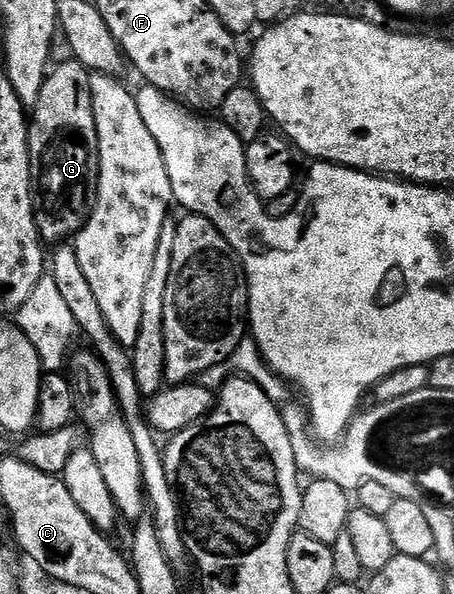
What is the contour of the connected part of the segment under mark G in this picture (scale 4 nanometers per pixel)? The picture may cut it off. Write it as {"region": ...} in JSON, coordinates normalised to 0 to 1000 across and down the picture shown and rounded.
{"region":[[[174,103],[137,104],[119,109],[104,121],[97,140],[88,146],[88,167],[70,178],[62,197],[62,222],[66,226],[66,320],[75,337],[75,367],[84,384],[84,397],[101,409],[145,409],[172,397],[172,391],[194,375],[207,354],[207,337],[216,327],[216,229],[211,227],[211,194],[203,187],[203,140],[198,118],[187,116]]]}

